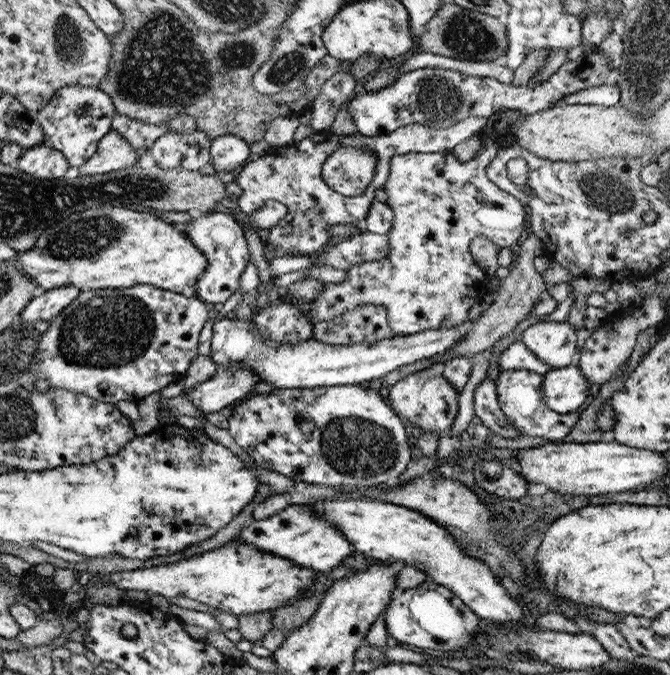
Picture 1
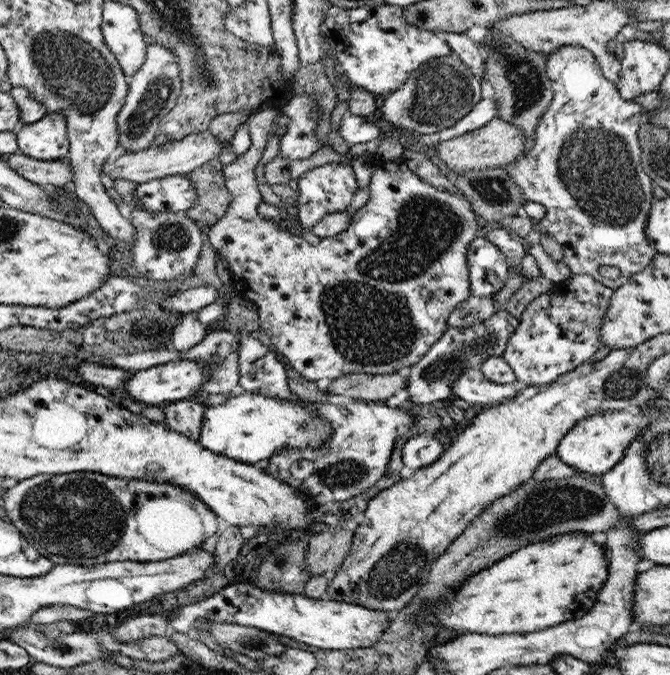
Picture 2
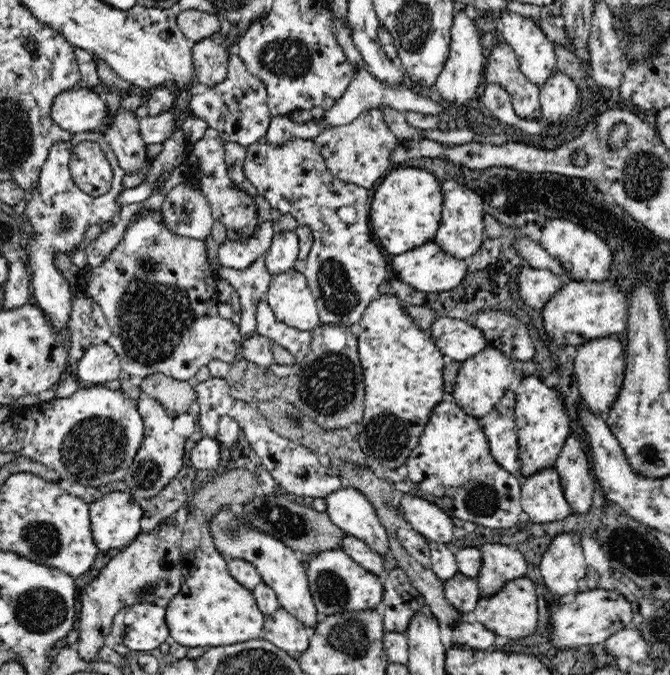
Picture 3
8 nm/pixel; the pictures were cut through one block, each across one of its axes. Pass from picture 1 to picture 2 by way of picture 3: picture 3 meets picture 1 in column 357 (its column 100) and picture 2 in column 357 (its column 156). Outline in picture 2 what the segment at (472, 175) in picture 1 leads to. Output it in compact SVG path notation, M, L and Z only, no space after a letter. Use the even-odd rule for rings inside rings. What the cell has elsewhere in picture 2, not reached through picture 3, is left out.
M277 108L264 109L257 112L257 114L249 115L247 118L246 126L247 132L249 132L250 147L245 154L235 157L222 168L225 189L227 189L227 193L231 197L231 204L229 204L223 217L218 218L212 225L205 227L207 240L211 244L215 256L227 262L232 276L231 284L237 295L242 295L256 306L260 322L259 329L263 330L269 337L271 348L277 355L283 356L283 360L287 360L287 369L293 368L301 377L310 381L319 380L319 378L335 380L353 373L381 375L393 374L396 371L406 371L406 368L415 364L433 343L437 342L441 336L444 336L447 327L447 315L462 301L469 299L470 286L466 252L468 251L469 243L477 236L477 216L475 216L471 205L462 195L447 193L447 190L441 191L437 187L427 185L427 182L417 178L400 159L395 161L375 159L371 163L372 172L370 173L370 184L368 186L369 197L365 204L353 213L347 228L335 236L321 238L319 243L314 246L308 244L303 239L303 233L298 232L291 223L284 225L276 219L264 218L256 211L262 200L258 192L258 182L255 181L255 175L253 175L253 169L257 158L263 152L272 121L279 113Z

